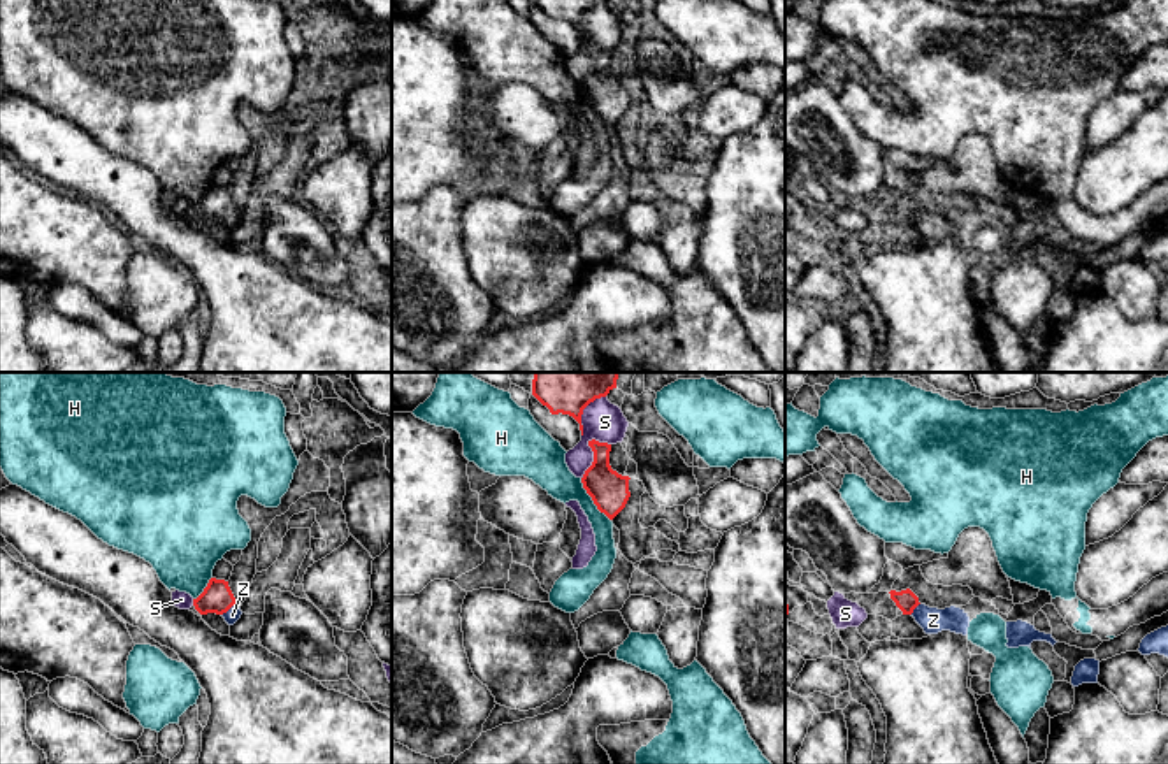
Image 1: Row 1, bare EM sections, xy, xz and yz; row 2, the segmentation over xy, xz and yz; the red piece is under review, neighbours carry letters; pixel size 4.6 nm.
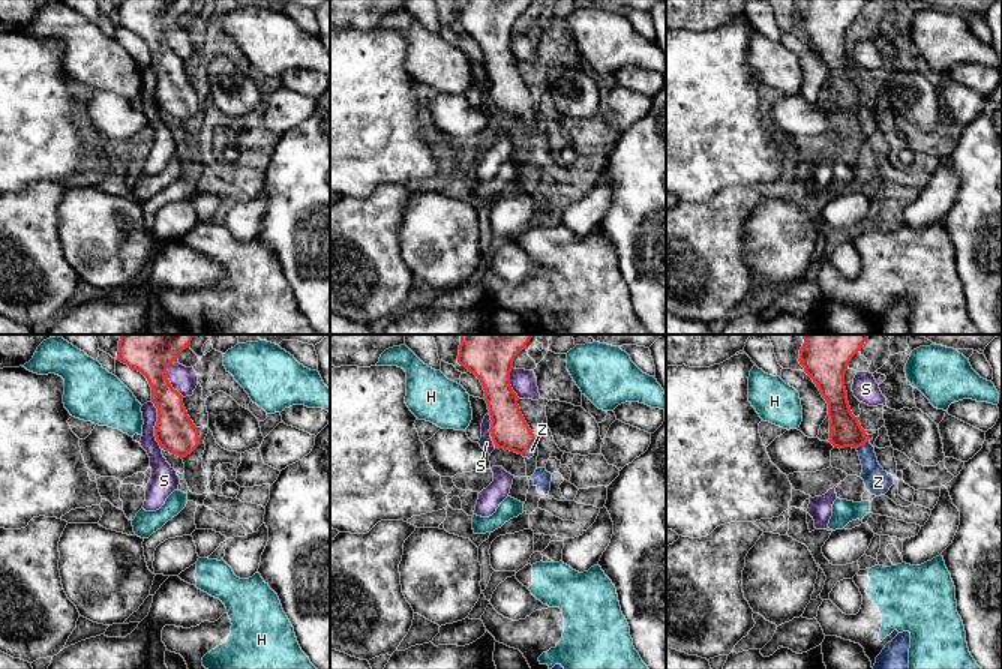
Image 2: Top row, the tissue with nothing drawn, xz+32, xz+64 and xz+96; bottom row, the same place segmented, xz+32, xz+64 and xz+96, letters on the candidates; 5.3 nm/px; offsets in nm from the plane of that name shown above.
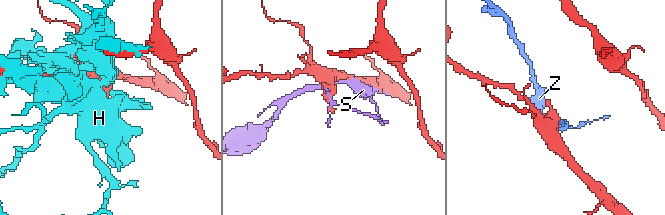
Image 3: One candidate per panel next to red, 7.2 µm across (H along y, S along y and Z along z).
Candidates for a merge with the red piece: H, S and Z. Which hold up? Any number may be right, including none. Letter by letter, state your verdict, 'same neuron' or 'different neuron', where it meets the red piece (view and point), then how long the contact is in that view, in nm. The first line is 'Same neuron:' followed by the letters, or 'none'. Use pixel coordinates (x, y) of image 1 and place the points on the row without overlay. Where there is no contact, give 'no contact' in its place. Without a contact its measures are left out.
Same neuron: Z
H: different neuron; meets red in xz at (592, 106); contact 240 nm long
S: different neuron; meets red in xz at (592, 57); contact 220 nm long
Z: same neuron; meets red in xy at (229, 215); contact 90 nm long

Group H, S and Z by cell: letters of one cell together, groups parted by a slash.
H / S / Z

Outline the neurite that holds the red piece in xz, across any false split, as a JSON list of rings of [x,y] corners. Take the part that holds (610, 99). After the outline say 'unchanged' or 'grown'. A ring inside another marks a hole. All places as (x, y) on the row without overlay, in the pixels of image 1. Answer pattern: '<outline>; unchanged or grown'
[[[595,46],[588,47],[594,58],[594,68],[585,77],[581,90],[587,100],[592,104],[594,111],[601,119],[613,126],[627,111],[629,83],[622,83],[609,72],[611,51],[599,49]]]; unchanged

